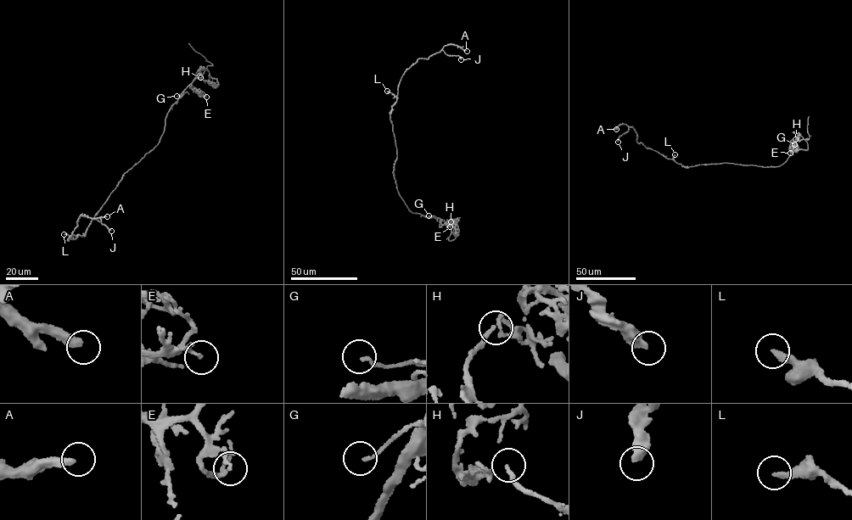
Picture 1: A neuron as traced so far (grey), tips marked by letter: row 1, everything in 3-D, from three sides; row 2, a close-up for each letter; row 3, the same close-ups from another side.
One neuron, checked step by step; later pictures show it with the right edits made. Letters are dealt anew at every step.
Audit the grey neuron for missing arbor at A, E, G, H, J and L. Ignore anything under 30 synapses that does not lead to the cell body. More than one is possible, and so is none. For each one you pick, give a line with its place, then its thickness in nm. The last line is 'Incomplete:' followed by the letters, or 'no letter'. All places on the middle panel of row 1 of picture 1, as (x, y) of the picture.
A: (467, 51) | 360 nm
Incomplete: A

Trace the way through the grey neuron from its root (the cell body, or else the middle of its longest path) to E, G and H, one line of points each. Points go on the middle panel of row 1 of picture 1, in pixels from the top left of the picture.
E: (396, 157), (394, 178), (399, 195), (408, 209), (412, 213), (436, 217), (442, 225), (447, 224), (450, 226)
G: (396, 157), (393, 173), (400, 196), (412, 212), (428, 215)
H: (396, 157), (394, 178), (408, 209), (444, 221), (451, 229), (451, 241), (457, 236), (451, 221)

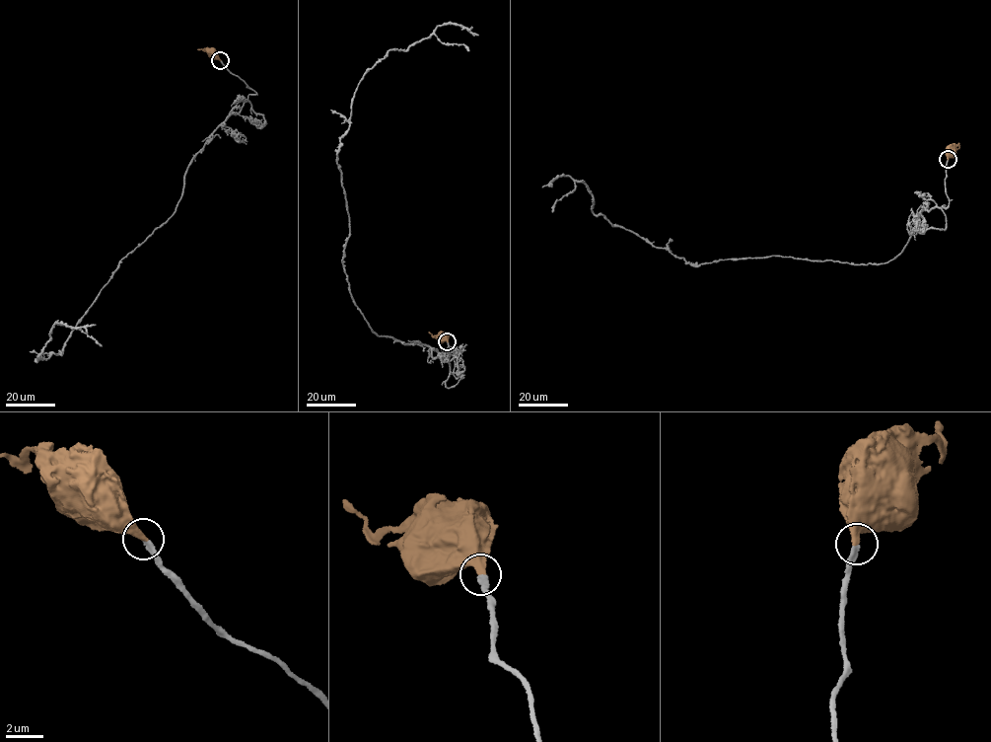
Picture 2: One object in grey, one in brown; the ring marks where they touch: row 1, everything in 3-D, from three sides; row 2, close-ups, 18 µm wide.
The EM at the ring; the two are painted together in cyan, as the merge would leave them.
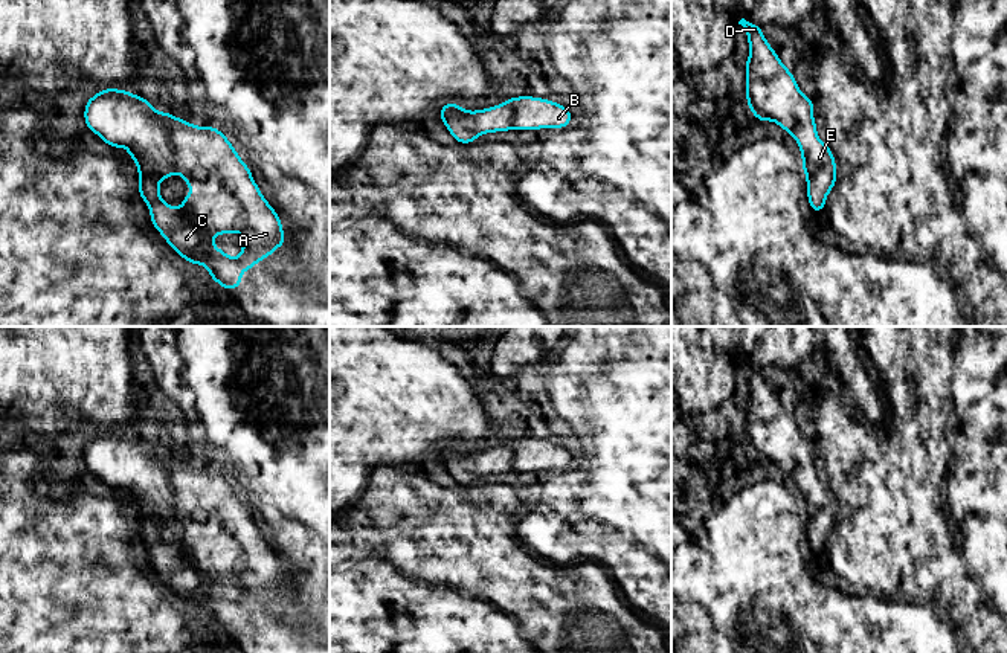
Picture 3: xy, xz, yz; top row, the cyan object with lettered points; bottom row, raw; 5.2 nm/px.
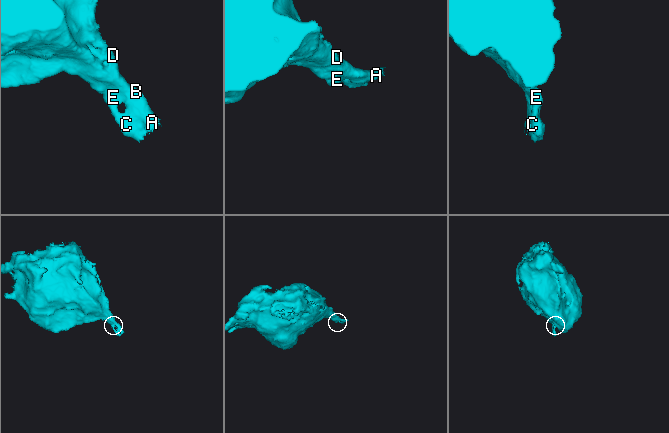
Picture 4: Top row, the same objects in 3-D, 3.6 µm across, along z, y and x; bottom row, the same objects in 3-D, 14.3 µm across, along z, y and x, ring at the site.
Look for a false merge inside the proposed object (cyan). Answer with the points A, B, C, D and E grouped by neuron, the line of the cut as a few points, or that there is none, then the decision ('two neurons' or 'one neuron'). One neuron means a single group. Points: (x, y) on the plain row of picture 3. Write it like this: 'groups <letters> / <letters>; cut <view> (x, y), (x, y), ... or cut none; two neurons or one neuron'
groups A B C D E; cut none; one neuron

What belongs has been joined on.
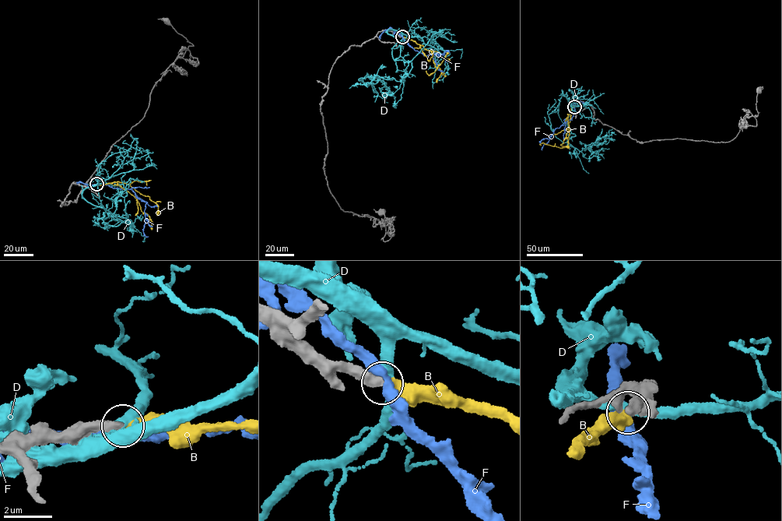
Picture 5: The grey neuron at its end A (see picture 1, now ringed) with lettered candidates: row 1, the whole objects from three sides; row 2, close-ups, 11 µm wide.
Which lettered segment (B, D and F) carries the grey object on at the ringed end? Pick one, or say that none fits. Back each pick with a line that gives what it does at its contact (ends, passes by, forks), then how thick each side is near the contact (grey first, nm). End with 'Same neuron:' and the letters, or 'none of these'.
B: It ends there. Thickness 400 nm (grey) against 360 nm
Same neuron: B

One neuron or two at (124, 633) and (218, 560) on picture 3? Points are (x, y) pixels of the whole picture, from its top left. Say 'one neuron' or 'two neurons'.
two neurons

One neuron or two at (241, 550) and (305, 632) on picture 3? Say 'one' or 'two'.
one

